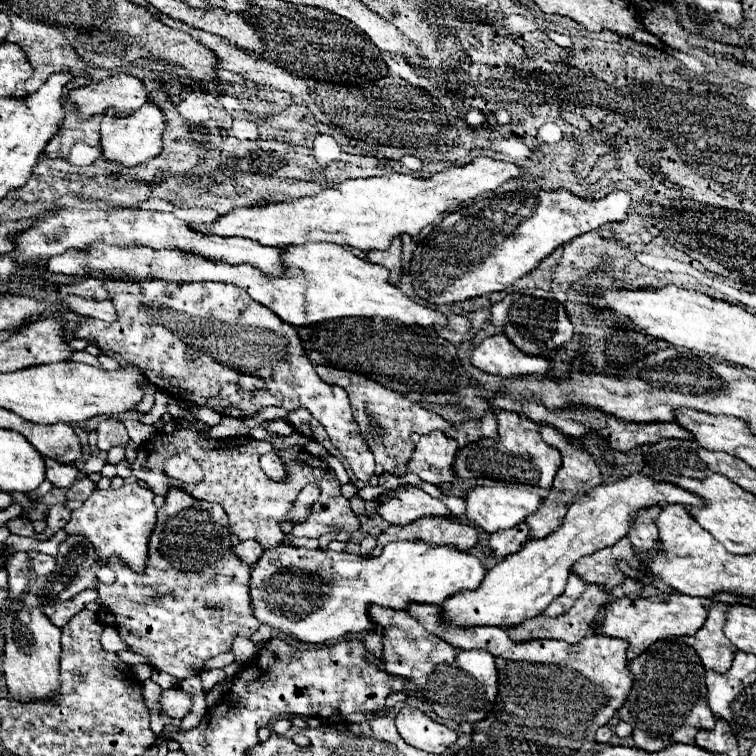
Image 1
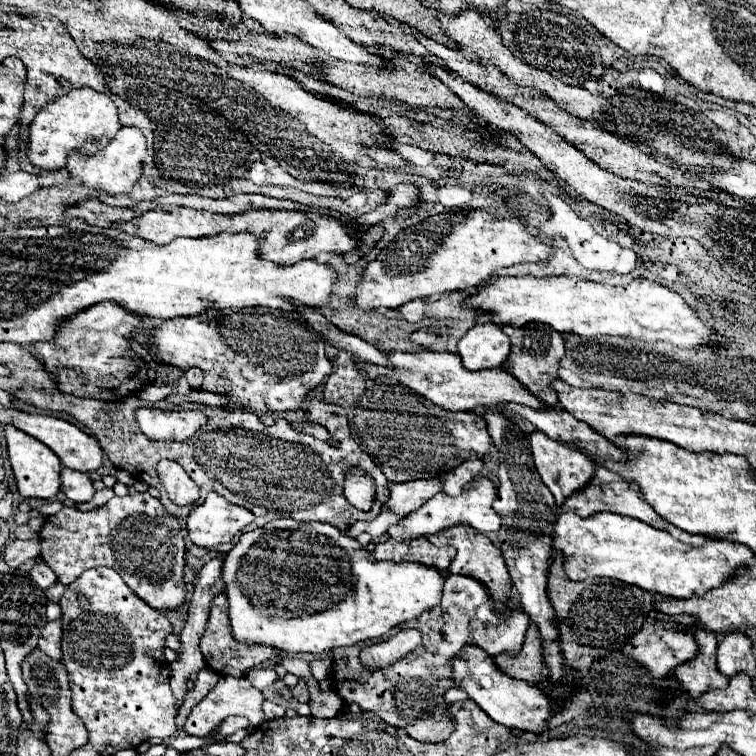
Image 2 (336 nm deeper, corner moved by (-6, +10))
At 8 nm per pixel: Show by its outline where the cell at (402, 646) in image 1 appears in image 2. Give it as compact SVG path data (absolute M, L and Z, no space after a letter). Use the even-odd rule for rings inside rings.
M462 646L458 656L452 658L452 680L456 688L464 690L470 700L474 700L494 722L504 724L508 728L518 728L518 730L528 730L528 732L544 732L544 722L550 718L552 708L546 696L536 688L530 686L528 682L516 680L516 678L506 678L498 666L494 666L494 658L488 656L482 648L478 646Z

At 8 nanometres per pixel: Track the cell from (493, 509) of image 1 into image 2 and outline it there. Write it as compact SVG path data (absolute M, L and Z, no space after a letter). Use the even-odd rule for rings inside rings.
M478 476L468 486L464 486L464 490L462 490L462 494L458 498L456 496L448 496L444 492L436 494L436 498L426 502L422 508L418 508L416 512L406 516L404 520L400 520L394 526L390 526L388 534L394 540L400 542L400 540L408 540L408 538L420 538L424 534L434 534L434 532L438 532L442 528L448 528L448 526L454 526L454 524L468 524L468 526L476 528L482 534L496 532L498 530L498 522L500 522L500 516L492 508L492 502L494 502L496 494L498 494L496 484L492 480L488 480L488 478Z

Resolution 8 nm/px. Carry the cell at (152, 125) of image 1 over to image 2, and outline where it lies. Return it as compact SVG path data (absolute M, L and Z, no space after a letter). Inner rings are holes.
M124 126L118 130L116 138L112 138L106 146L96 150L96 154L68 154L66 168L70 170L72 176L80 176L82 184L104 190L108 194L120 194L120 192L130 192L134 182L142 174L146 158L146 138L144 134L134 128L134 126Z

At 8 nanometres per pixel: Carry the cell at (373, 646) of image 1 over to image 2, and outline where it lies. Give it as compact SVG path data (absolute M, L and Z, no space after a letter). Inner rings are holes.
M448 574L442 592L442 604L422 612L416 620L410 620L406 628L416 628L422 632L422 644L400 658L392 666L368 672L366 668L356 668L356 644L348 648L334 650L332 658L332 678L334 688L340 698L346 702L356 702L360 710L378 714L390 726L404 728L412 738L420 742L444 742L454 726L444 714L448 704L444 702L444 692L454 686L452 682L452 660L460 648L470 642L484 648L490 656L496 656L504 650L516 654L522 648L530 616L518 606L506 604L502 610L494 608L494 598L482 582L462 574Z

